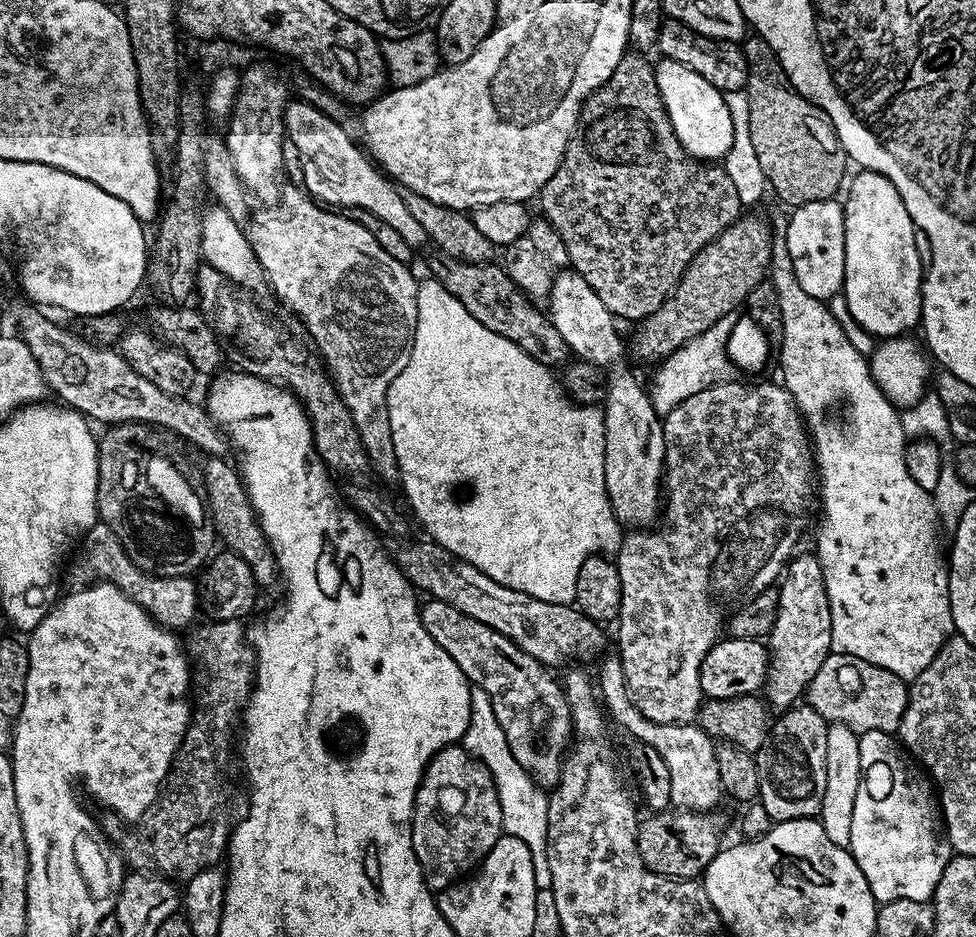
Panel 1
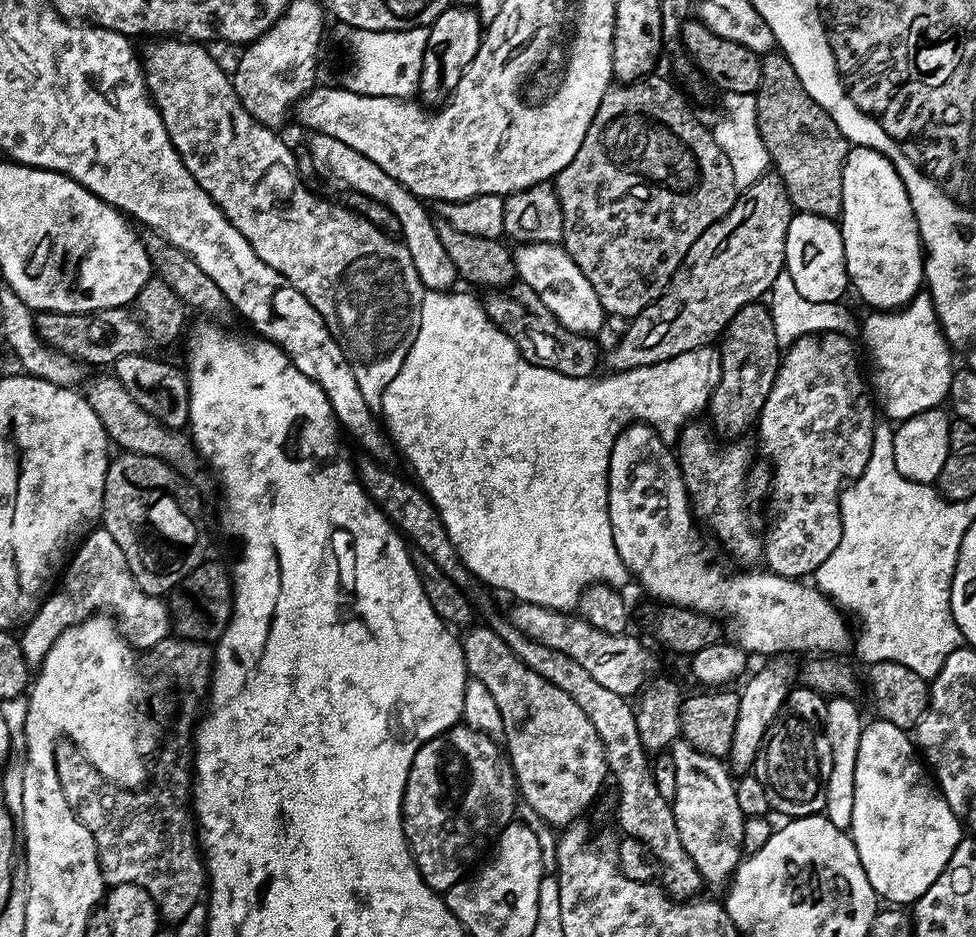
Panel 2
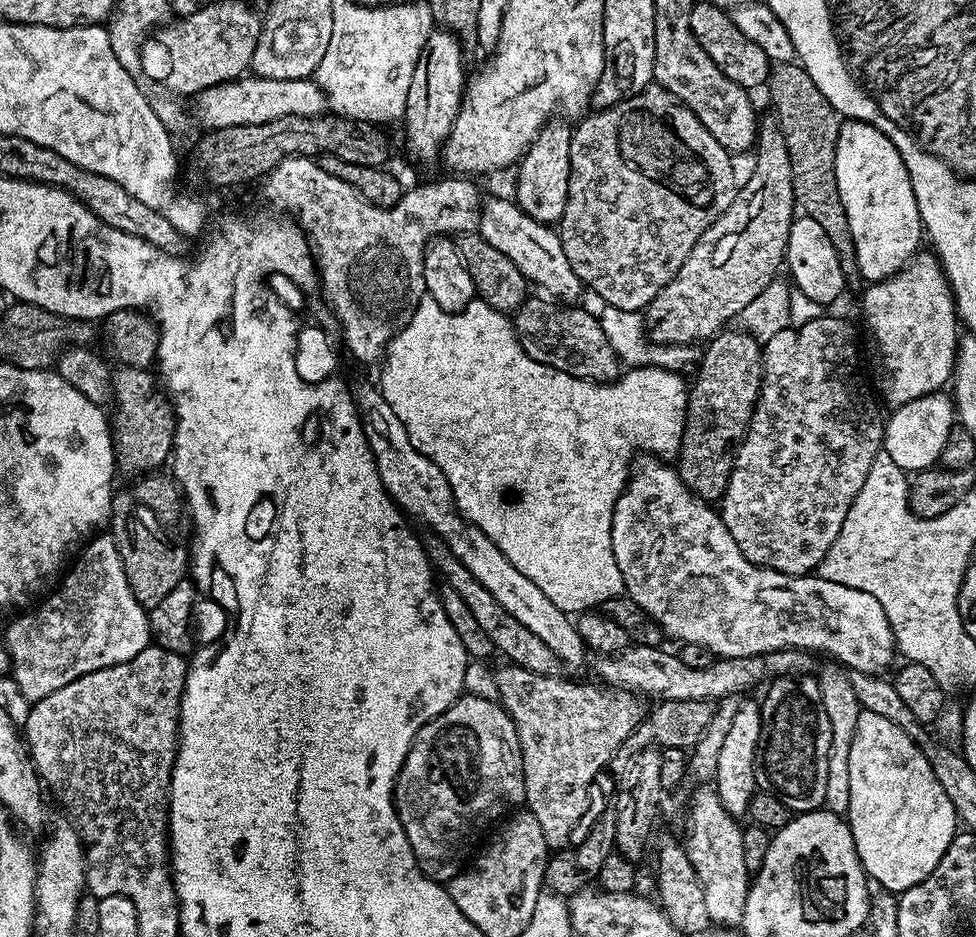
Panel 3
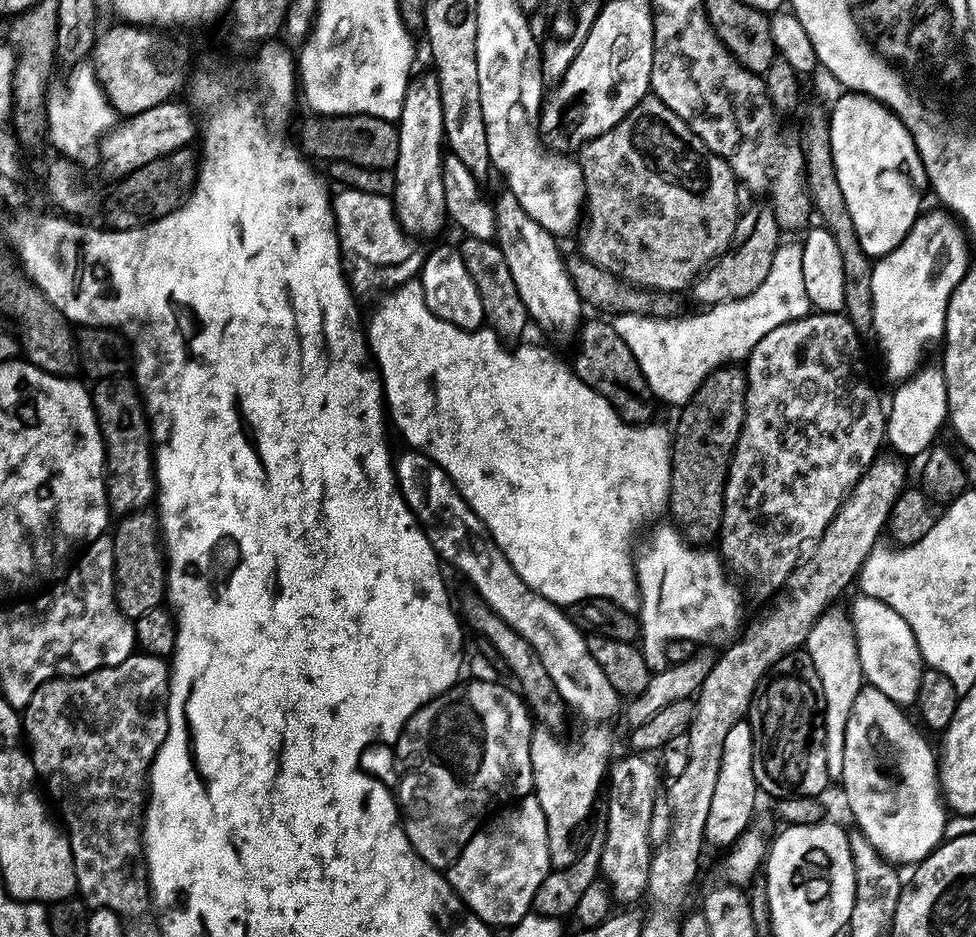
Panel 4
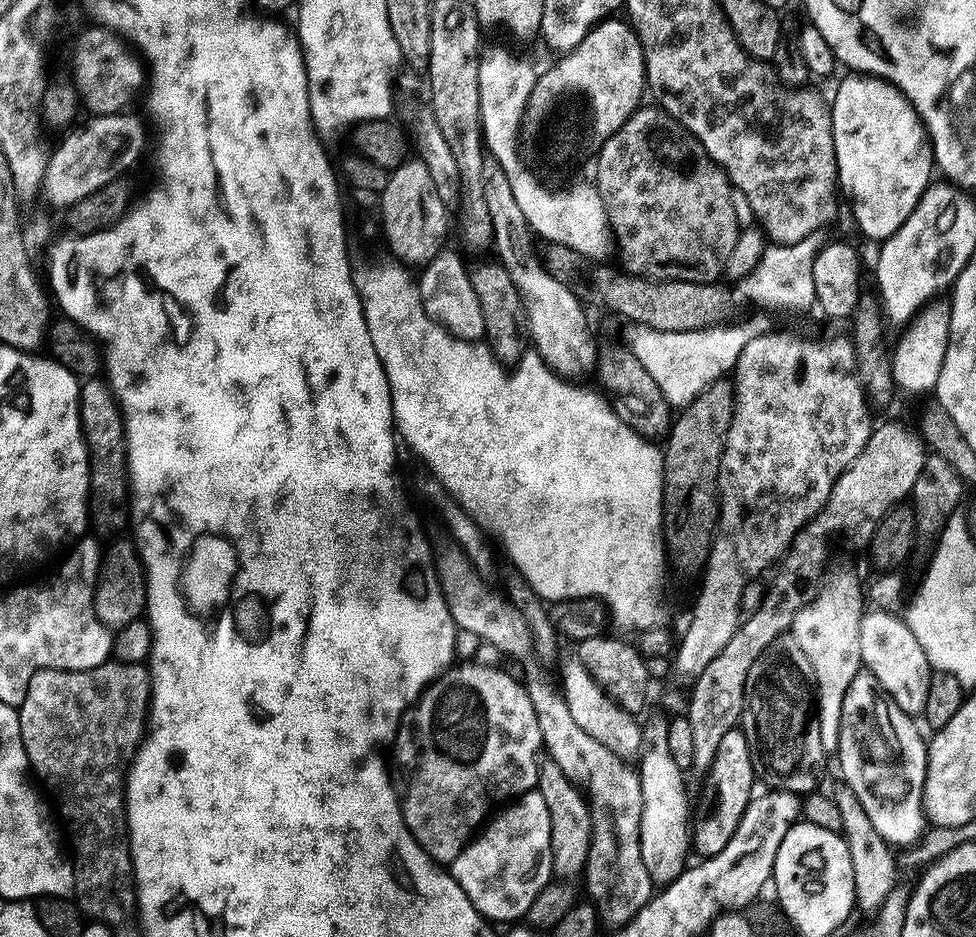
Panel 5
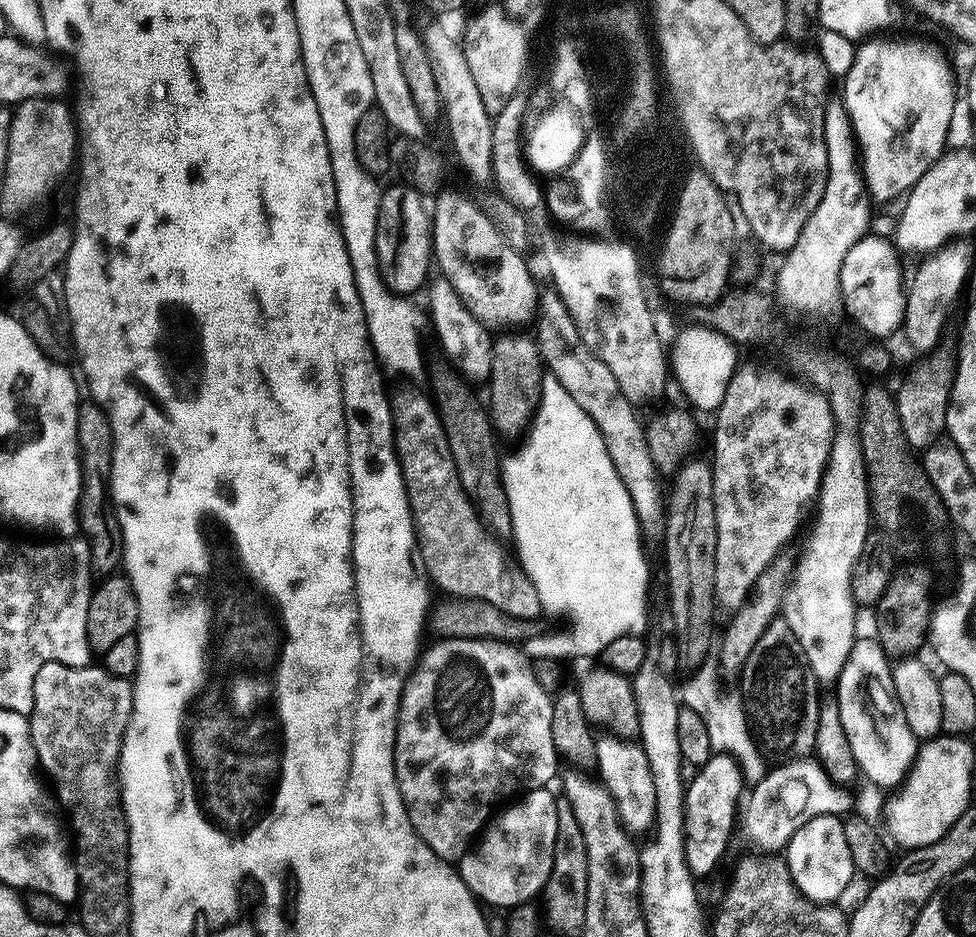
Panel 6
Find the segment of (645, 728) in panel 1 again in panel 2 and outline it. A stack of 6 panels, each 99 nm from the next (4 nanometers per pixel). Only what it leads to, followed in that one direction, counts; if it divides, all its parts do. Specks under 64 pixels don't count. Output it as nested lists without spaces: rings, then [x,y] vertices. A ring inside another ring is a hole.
[[[681,738],[671,745],[670,755],[676,779],[674,798],[670,803],[678,826],[678,838],[682,838],[682,846],[686,854],[690,854],[705,885],[727,885],[742,859],[745,820],[738,808],[733,773],[723,759],[703,753]]]

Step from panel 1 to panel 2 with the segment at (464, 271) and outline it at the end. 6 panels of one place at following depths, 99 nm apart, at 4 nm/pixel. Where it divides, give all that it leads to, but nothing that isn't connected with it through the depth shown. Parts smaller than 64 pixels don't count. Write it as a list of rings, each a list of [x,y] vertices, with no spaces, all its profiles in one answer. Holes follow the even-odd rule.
[[[515,282],[504,288],[493,288],[487,295],[482,300],[486,314],[513,340],[527,360],[567,376],[578,376],[582,370],[595,369],[592,367],[598,364],[602,356],[592,341],[595,339],[583,332],[566,330],[566,326],[562,326],[562,322],[546,310],[546,302],[542,302],[530,286]]]

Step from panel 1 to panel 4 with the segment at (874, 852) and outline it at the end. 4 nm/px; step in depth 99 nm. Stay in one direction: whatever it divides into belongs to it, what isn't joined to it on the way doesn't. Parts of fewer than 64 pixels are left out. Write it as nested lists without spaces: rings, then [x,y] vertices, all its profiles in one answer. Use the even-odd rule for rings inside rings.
[[[871,686],[861,688],[858,698],[854,698],[853,708],[850,709],[850,722],[846,722],[846,742],[844,743],[844,753],[842,754],[842,778],[839,783],[844,787],[844,800],[848,803],[848,808],[852,811],[853,818],[856,819],[855,827],[862,834],[866,834],[866,838],[870,838],[870,842],[876,847],[878,854],[882,854],[889,862],[897,866],[903,866],[903,864],[915,866],[921,860],[925,860],[945,839],[946,825],[950,816],[946,811],[946,805],[940,791],[937,753],[934,748],[928,745],[927,738],[912,725],[911,718],[904,712],[907,711],[890,698],[886,698],[886,694],[882,694],[882,690]]]

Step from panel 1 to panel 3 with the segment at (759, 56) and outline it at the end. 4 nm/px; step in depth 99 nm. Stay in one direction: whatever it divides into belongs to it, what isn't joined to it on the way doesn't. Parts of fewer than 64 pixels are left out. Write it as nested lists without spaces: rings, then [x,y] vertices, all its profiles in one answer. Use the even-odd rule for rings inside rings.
[[[777,63],[768,75],[766,92],[772,95],[771,107],[781,120],[782,132],[790,152],[793,166],[793,190],[799,211],[814,218],[834,246],[838,262],[842,266],[845,285],[859,289],[862,284],[854,238],[850,234],[850,222],[846,218],[846,206],[838,194],[836,177],[836,147],[840,137],[841,117],[826,102],[822,90],[814,86],[814,78],[799,63]],[[860,284],[860,285],[859,285]]]

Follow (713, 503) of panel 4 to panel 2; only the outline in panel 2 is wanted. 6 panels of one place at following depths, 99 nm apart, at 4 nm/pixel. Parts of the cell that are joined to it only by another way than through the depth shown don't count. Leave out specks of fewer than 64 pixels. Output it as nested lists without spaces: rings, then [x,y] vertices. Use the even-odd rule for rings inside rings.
[[[767,303],[744,305],[730,318],[718,340],[718,375],[706,409],[706,416],[712,419],[711,427],[721,437],[739,437],[736,435],[759,421],[762,406],[780,369],[781,355],[782,341],[774,334],[774,322]]]

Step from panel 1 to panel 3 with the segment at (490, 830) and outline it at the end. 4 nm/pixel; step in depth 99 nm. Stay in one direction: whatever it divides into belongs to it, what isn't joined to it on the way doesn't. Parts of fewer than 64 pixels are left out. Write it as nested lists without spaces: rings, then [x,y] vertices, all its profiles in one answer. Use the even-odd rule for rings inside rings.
[[[464,694],[461,695],[460,699],[455,700],[445,712],[438,714],[438,718],[426,722],[422,726],[422,730],[418,730],[418,734],[406,754],[404,764],[400,767],[400,774],[396,777],[394,803],[396,805],[396,813],[400,815],[400,821],[406,830],[406,838],[410,842],[412,852],[416,855],[416,860],[420,863],[420,868],[423,872],[426,873],[431,880],[441,882],[453,880],[459,872],[463,872],[469,863],[470,853],[481,843],[480,835],[482,835],[488,827],[491,829],[497,821],[507,817],[509,813],[519,809],[521,805],[524,804],[524,771],[522,770],[522,750],[518,742],[518,730],[510,718],[510,714],[504,709],[503,704],[495,700],[487,700],[486,698],[478,698],[477,696]]]

